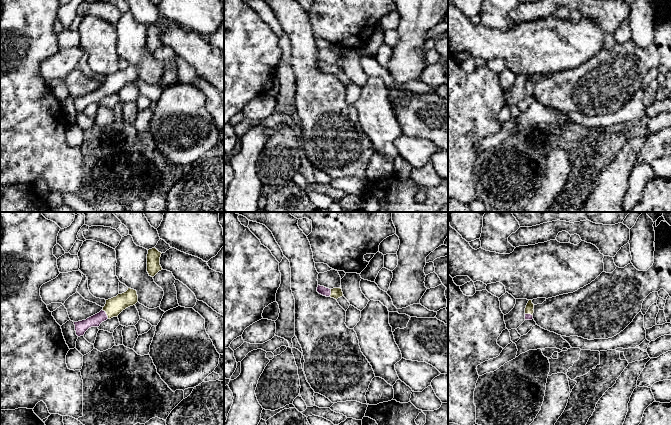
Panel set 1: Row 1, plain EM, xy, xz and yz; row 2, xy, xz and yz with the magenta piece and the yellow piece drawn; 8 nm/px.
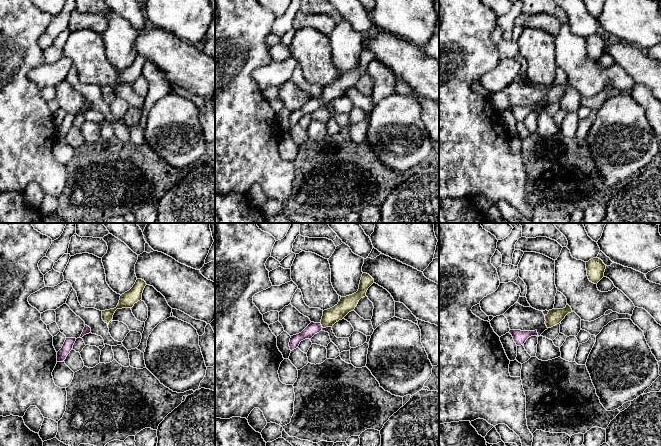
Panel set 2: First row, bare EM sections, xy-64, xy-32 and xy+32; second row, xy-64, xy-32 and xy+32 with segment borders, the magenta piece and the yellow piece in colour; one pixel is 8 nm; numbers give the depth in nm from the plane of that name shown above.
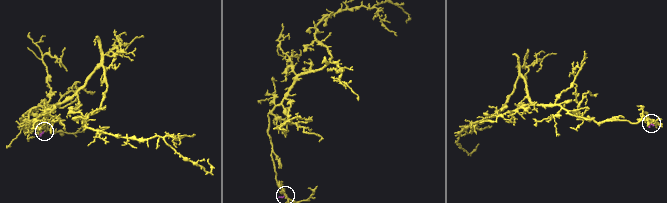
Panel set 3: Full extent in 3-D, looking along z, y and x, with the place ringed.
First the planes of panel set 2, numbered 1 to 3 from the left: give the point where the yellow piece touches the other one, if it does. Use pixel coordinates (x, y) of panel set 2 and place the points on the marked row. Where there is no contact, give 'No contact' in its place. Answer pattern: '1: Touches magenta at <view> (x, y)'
1: No contact
2: Touches magenta at xy-32 (321, 325)
3: No contact

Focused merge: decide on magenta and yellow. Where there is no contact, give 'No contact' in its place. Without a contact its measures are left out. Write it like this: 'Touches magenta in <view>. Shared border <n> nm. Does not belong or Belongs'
Touches magenta in xy. Shared border 90 nm. Belongs

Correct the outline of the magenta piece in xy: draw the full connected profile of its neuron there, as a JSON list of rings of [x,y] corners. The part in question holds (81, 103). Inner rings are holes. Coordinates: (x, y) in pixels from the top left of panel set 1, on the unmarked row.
[[[131,64],[116,73],[106,76],[103,85],[87,94],[86,96],[74,98],[76,111],[83,112],[91,103],[99,103],[100,100],[107,95],[118,93],[118,91],[126,84],[135,81],[138,78],[137,67]]]

